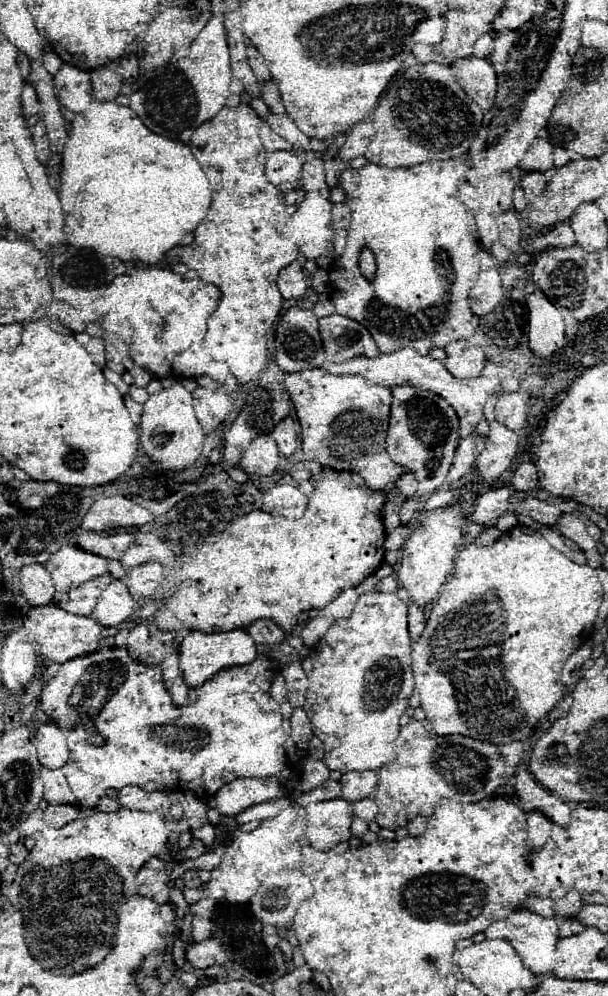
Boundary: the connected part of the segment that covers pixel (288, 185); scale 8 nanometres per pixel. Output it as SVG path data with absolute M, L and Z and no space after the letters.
M272 151L266 161L266 179L282 193L298 185L302 177L302 163L292 151Z

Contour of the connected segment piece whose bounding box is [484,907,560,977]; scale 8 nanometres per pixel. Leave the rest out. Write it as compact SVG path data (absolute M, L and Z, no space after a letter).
M516 907L512 911L512 915L492 923L484 935L488 939L496 939L496 937L504 937L510 947L516 951L516 955L520 957L520 963L526 971L530 971L534 977L544 977L548 973L552 973L552 955L556 955L556 945L558 945L558 923L554 919L544 919L536 913L530 913L524 907Z

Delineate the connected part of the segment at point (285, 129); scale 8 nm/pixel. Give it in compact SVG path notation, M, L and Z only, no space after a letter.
M270 113L270 115L264 119L264 123L270 125L280 137L288 139L292 145L310 147L310 149L322 149L322 143L320 143L320 141L314 141L314 139L308 139L308 137L296 127L296 123L294 123L288 115Z

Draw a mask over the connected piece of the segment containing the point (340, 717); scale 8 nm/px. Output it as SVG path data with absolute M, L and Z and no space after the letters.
M364 591L360 595L360 601L356 603L354 607L354 613L350 619L344 619L344 621L336 621L328 633L324 635L324 639L314 647L314 651L302 661L302 667L308 675L308 683L310 683L310 689L308 689L308 695L306 695L306 713L308 717L312 719L312 725L314 725L314 735L328 747L328 753L326 753L326 765L332 769L332 771L338 771L340 775L348 773L348 771L378 771L382 765L390 763L396 759L396 741L398 741L398 735L400 735L400 717L404 715L404 711L408 709L408 699L410 695L414 693L414 675L412 675L412 637L408 635L408 615L406 615L406 609L408 609L408 603L402 601L398 595L388 595L388 593L382 593L382 591Z

